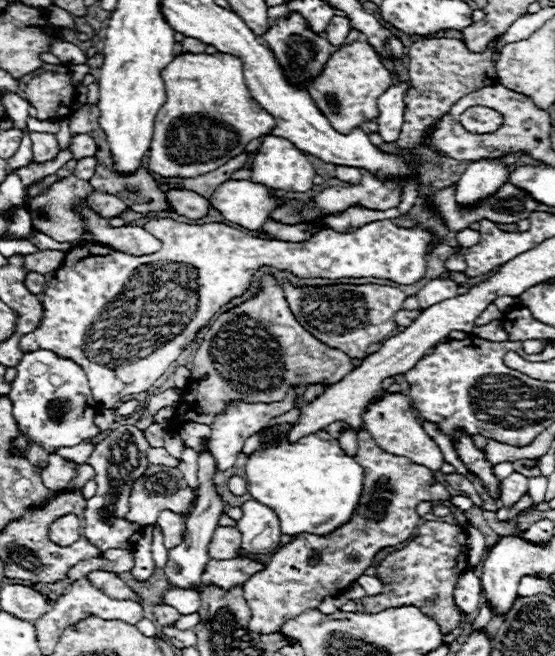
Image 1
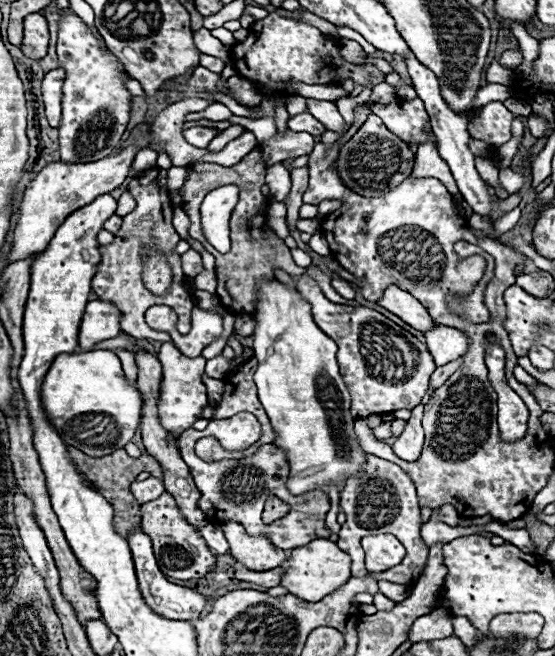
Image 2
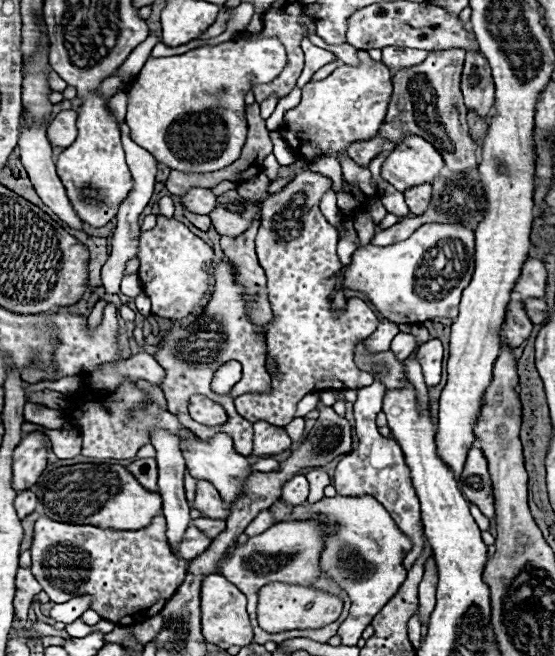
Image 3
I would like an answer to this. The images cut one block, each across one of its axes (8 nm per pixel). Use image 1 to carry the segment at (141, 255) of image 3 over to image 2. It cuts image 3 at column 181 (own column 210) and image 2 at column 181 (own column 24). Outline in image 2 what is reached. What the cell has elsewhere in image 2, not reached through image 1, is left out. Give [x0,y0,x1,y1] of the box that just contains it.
[172,310,222,356]

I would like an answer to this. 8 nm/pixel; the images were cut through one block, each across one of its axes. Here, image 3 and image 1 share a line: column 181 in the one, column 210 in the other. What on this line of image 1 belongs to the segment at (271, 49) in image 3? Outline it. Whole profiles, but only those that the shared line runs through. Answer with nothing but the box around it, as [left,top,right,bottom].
[148,52,276,178]

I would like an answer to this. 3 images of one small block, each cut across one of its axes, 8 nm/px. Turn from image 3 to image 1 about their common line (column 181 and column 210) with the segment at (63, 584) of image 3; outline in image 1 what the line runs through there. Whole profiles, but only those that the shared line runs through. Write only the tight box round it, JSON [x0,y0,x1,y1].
[200,556,264,590]

